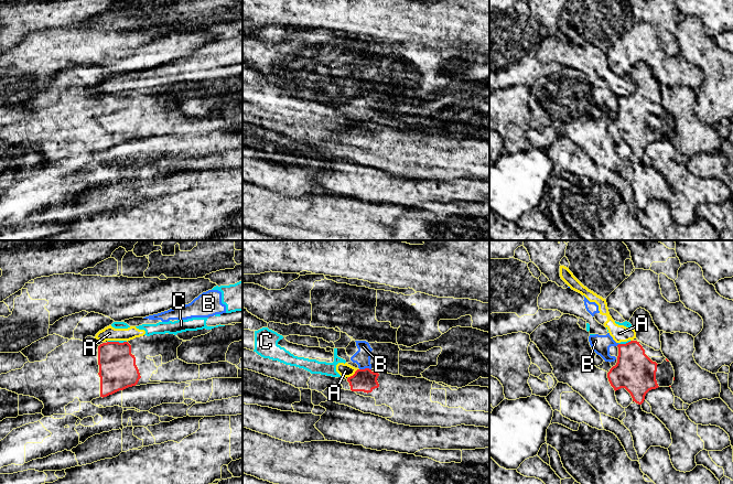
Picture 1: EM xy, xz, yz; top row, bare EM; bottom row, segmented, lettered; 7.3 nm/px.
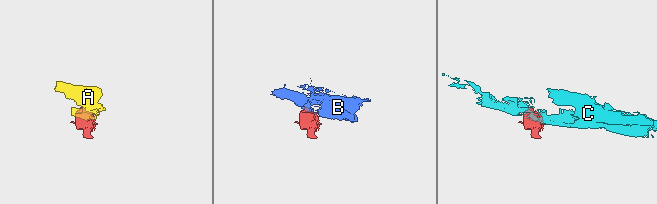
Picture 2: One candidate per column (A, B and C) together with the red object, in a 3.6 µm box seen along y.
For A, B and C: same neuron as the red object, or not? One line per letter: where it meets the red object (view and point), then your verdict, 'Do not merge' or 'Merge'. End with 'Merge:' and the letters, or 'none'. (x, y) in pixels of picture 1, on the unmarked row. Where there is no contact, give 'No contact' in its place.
A: Touches red at xz (354, 127). Do not merge
B: Touches red at xz (365, 121). Do not merge
C: Touches red at xy (117, 95). Do not merge
Merge: none

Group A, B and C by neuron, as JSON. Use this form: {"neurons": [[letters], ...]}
{"neurons": [["A", "B", "C"]]}

